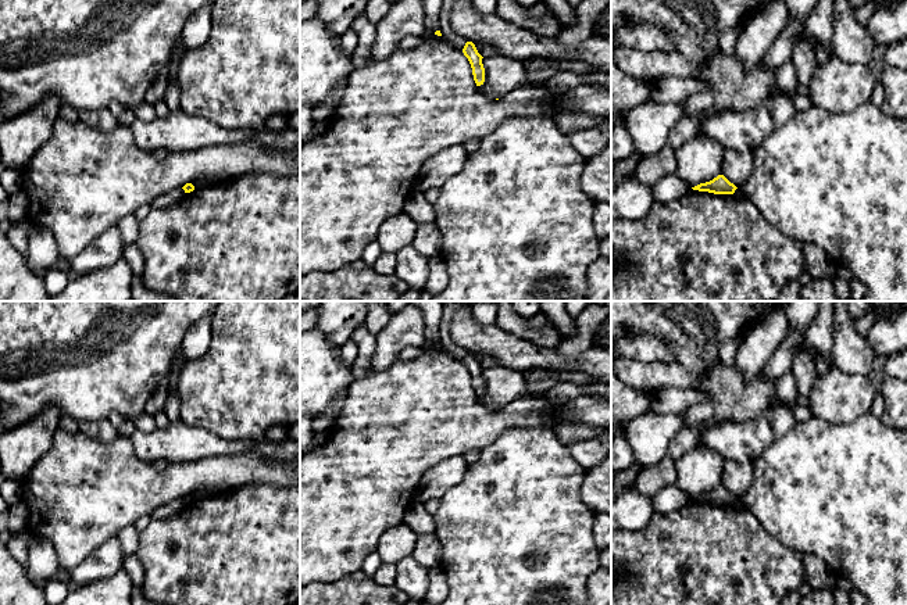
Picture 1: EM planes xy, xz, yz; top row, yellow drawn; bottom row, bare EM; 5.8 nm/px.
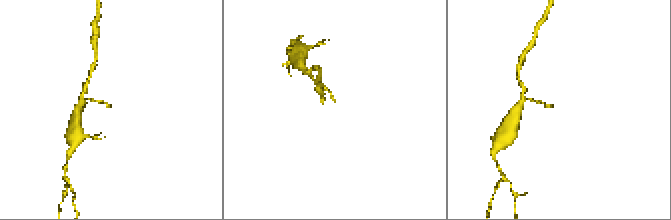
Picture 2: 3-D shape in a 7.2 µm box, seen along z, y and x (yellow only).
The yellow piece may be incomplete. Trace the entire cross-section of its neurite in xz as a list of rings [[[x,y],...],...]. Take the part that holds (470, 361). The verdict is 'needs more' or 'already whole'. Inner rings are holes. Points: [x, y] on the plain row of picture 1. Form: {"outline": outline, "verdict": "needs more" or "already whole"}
{"outline": [[[472,352],[465,354],[463,364],[471,375],[472,386],[474,386],[474,391],[475,391],[476,397],[483,395],[483,393],[485,393],[485,379],[482,375],[483,368],[478,364],[478,361]]], "verdict": "already whole"}

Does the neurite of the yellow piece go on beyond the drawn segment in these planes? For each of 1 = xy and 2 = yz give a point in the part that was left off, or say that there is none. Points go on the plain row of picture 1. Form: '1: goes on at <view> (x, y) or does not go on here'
1: does not go on here
2: does not go on here

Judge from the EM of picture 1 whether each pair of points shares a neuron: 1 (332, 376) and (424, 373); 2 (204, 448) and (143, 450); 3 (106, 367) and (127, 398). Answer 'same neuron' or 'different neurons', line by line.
1: different neurons
2: same neuron
3: same neuron

